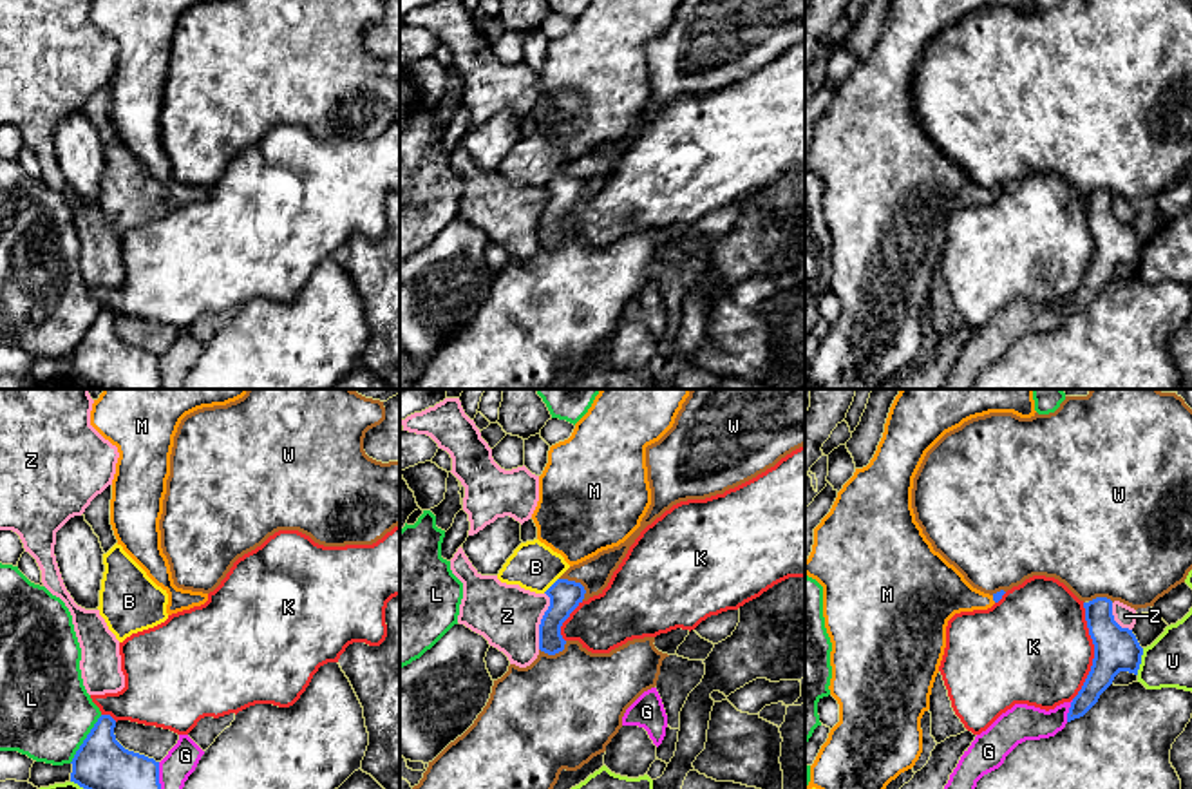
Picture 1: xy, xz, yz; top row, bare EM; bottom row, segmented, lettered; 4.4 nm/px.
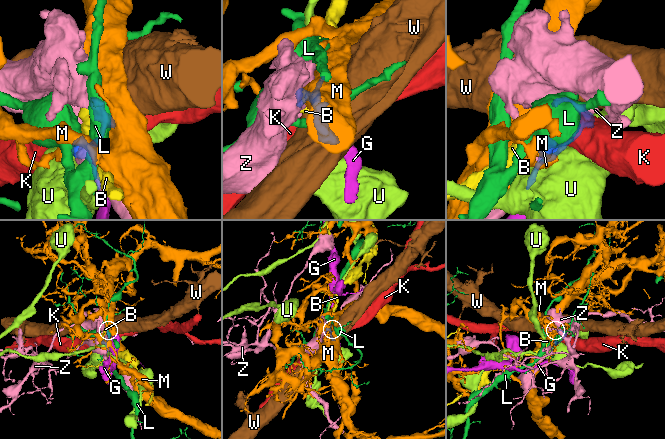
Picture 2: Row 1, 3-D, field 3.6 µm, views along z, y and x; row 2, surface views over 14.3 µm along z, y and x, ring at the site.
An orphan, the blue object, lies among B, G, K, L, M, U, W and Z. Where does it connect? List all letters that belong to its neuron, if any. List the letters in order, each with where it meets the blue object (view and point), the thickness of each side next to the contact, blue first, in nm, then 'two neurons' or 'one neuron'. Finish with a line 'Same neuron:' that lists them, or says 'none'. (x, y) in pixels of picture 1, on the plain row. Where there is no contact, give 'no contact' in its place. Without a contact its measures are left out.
B: contact xz (552, 180); calibres 140 and 220 nm; two neurons
G: contact yz (1069, 306); calibres 120 and 160 nm; two neurons
K: contact yz (1095, 247); calibres 200 and 480 nm; two neurons
L: contact xy (85, 333); calibres 280 and 400 nm; two neurons
M: contact yz (993, 194); calibres 40 and 240 nm; one neuron
U: contact yz (1140, 256); calibres 200 and 220 nm; two neurons
W: contact xz (577, 178); calibres 140 and 150 nm; two neurons
Z: contact xz (541, 216); calibres 140 and 280 nm; two neurons
Same neuron: M

